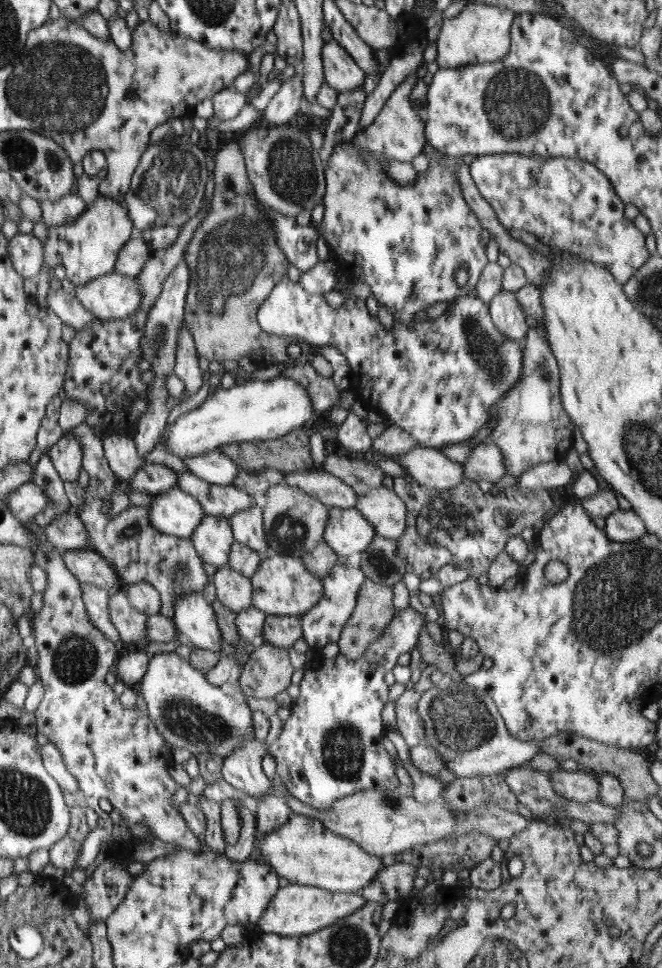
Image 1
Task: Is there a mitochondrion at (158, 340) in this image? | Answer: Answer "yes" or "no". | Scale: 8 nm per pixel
yes

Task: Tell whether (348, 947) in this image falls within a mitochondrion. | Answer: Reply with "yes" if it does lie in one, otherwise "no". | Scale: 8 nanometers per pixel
yes

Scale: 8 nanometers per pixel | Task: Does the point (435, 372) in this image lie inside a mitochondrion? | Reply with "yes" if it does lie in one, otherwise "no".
no

